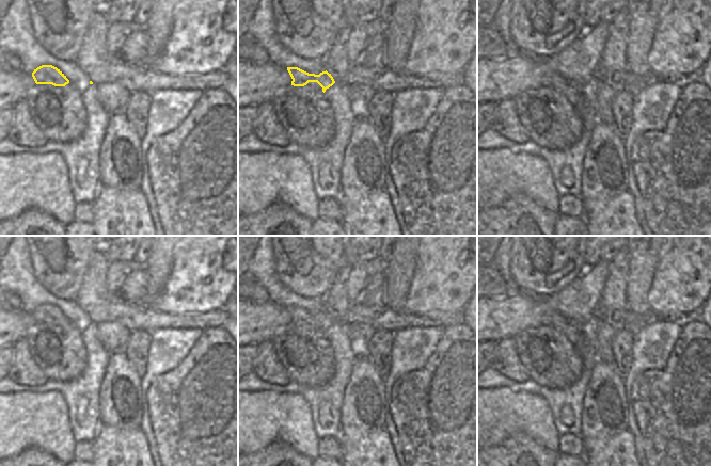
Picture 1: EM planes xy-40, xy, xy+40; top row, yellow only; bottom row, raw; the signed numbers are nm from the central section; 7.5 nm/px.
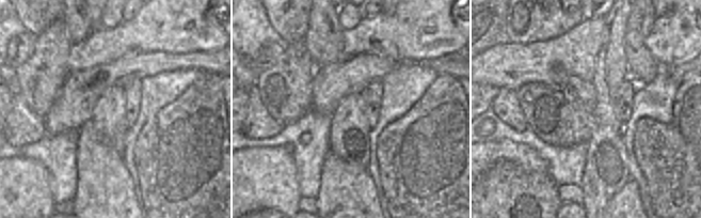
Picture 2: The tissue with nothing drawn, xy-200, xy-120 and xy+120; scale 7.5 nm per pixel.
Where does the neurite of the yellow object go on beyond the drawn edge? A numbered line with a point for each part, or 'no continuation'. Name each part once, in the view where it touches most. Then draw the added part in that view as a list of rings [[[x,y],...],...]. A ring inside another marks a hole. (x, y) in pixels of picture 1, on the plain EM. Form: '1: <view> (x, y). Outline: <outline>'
no continuation

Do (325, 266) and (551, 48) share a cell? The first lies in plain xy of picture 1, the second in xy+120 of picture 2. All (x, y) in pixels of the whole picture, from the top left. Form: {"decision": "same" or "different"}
{"decision": "different"}

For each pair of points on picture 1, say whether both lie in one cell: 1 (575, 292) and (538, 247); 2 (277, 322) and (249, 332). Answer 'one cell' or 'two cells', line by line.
1: two cells
2: one cell

